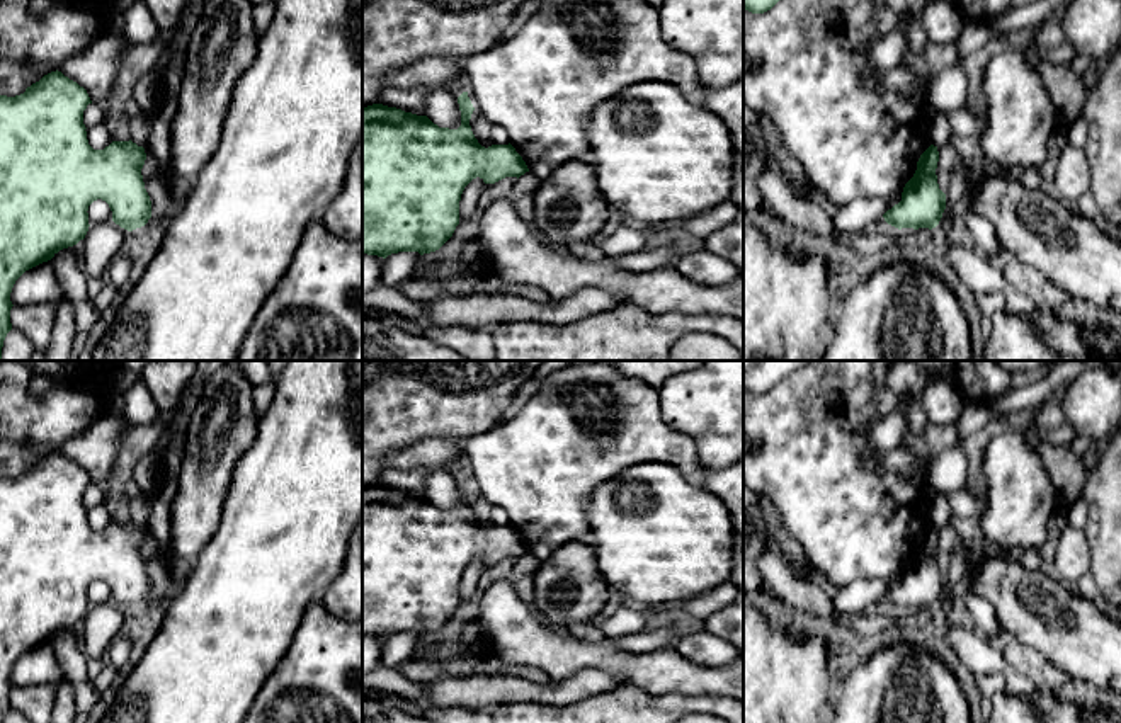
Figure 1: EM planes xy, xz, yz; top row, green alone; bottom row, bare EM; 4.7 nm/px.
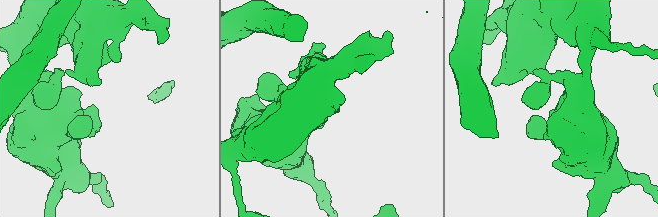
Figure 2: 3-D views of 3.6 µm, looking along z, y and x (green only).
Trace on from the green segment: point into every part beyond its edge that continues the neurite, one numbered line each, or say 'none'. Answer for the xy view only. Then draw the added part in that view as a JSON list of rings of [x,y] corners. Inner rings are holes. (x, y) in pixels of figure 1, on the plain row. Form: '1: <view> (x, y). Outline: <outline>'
none

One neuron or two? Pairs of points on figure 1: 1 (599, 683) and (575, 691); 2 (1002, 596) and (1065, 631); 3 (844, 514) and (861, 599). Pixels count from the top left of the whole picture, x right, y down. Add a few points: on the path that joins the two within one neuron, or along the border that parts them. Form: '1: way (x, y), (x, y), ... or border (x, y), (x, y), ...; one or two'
1: way (594, 683), (580, 686); one
2: way (1018, 596), (1050, 618); one
3: border (897, 575), (888, 580), (851, 580), (839, 589); two

